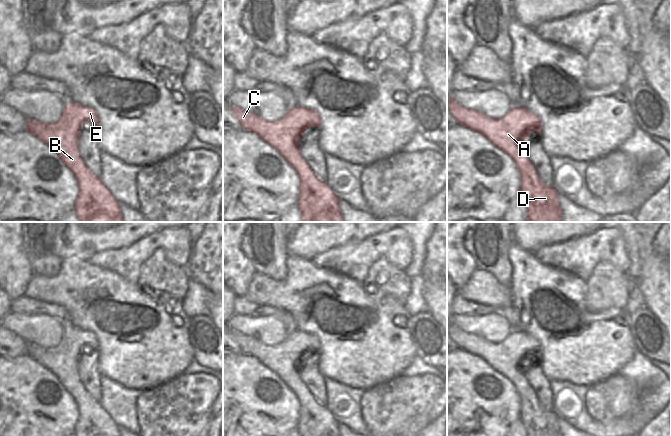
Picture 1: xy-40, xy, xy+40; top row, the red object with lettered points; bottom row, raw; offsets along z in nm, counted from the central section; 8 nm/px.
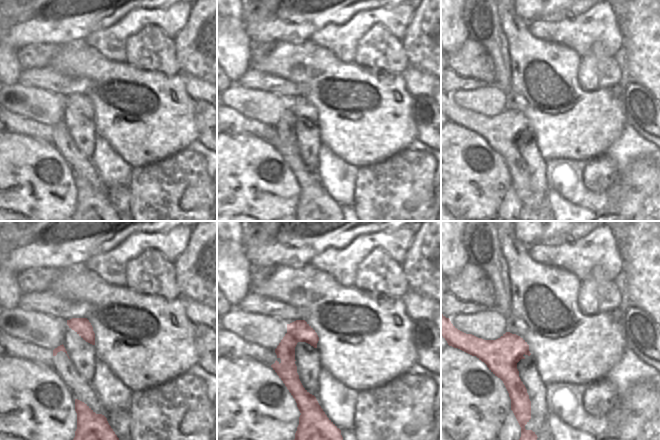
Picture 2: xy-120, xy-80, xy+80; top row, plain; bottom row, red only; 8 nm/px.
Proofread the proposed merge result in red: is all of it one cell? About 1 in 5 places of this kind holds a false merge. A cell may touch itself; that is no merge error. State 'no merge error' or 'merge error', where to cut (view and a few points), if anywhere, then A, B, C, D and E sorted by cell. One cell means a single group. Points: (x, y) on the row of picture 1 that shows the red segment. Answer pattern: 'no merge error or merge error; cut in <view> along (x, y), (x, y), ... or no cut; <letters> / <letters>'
no merge error; no cut; A B C D E

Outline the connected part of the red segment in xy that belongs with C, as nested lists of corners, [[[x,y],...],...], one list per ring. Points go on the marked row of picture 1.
[[[296,105],[278,121],[264,121],[254,113],[231,107],[241,129],[256,133],[276,149],[299,176],[297,206],[302,222],[343,222],[339,199],[327,183],[320,181],[299,150],[299,140],[306,127],[318,127],[321,120],[316,111]]]

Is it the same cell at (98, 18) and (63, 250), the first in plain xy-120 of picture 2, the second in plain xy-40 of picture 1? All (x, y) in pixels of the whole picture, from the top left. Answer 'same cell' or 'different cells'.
same cell

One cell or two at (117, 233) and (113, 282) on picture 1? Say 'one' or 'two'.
two

